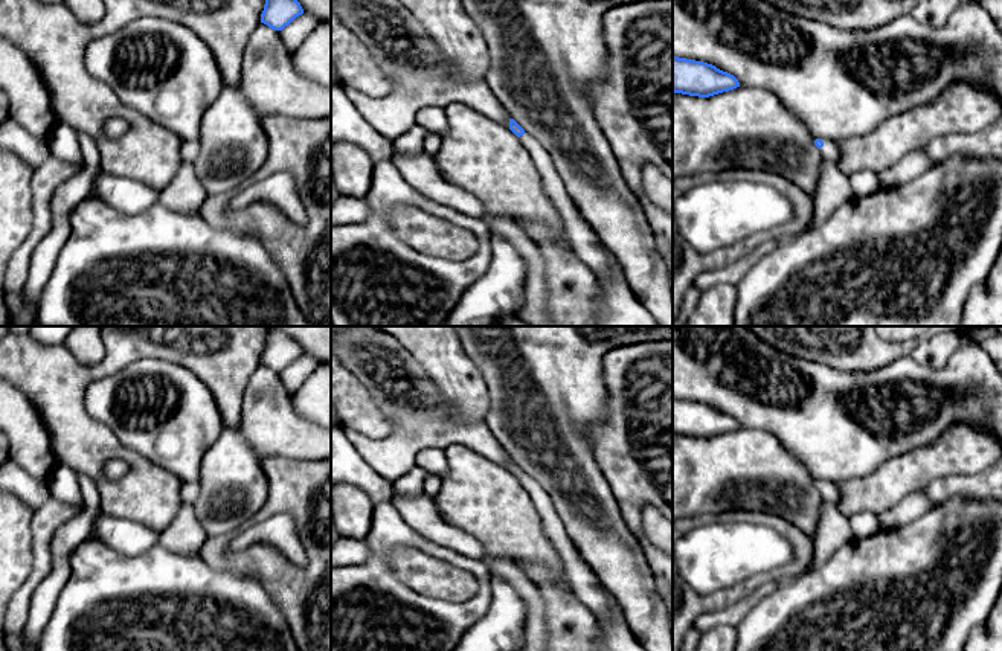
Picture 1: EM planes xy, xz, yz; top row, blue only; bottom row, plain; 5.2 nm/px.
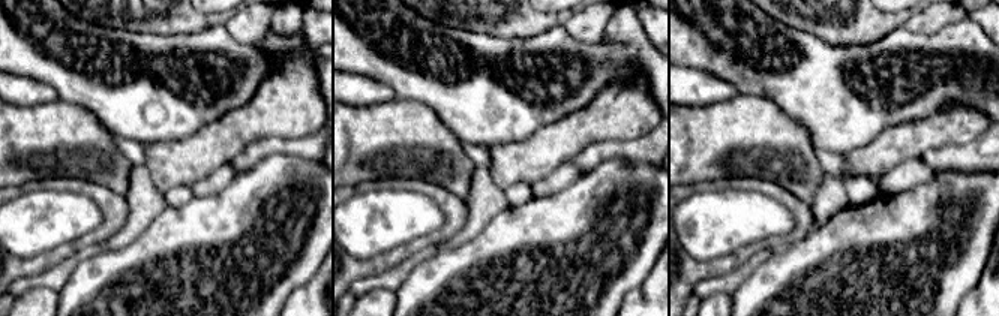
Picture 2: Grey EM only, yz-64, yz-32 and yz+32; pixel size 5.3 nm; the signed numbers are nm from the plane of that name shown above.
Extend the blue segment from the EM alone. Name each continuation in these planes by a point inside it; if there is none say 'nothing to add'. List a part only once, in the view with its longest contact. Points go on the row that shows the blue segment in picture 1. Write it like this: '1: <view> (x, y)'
1: yz (831, 151)

